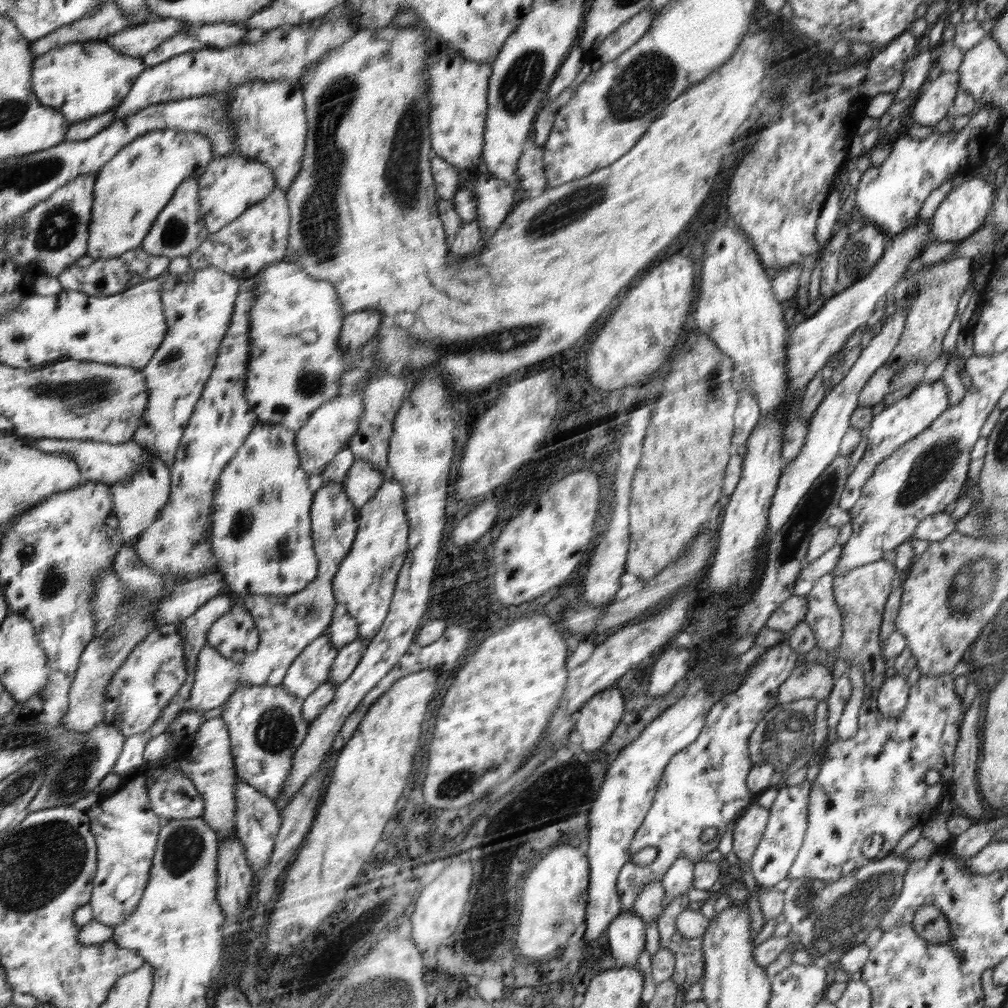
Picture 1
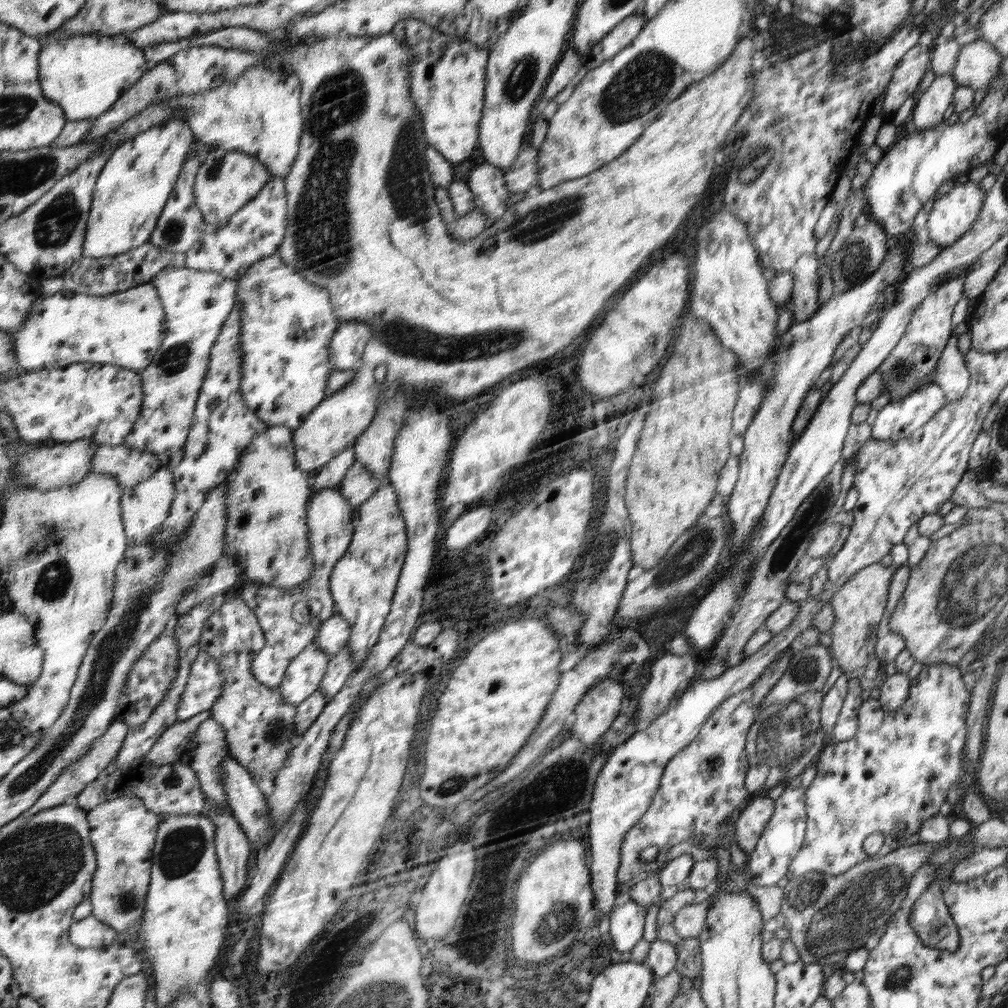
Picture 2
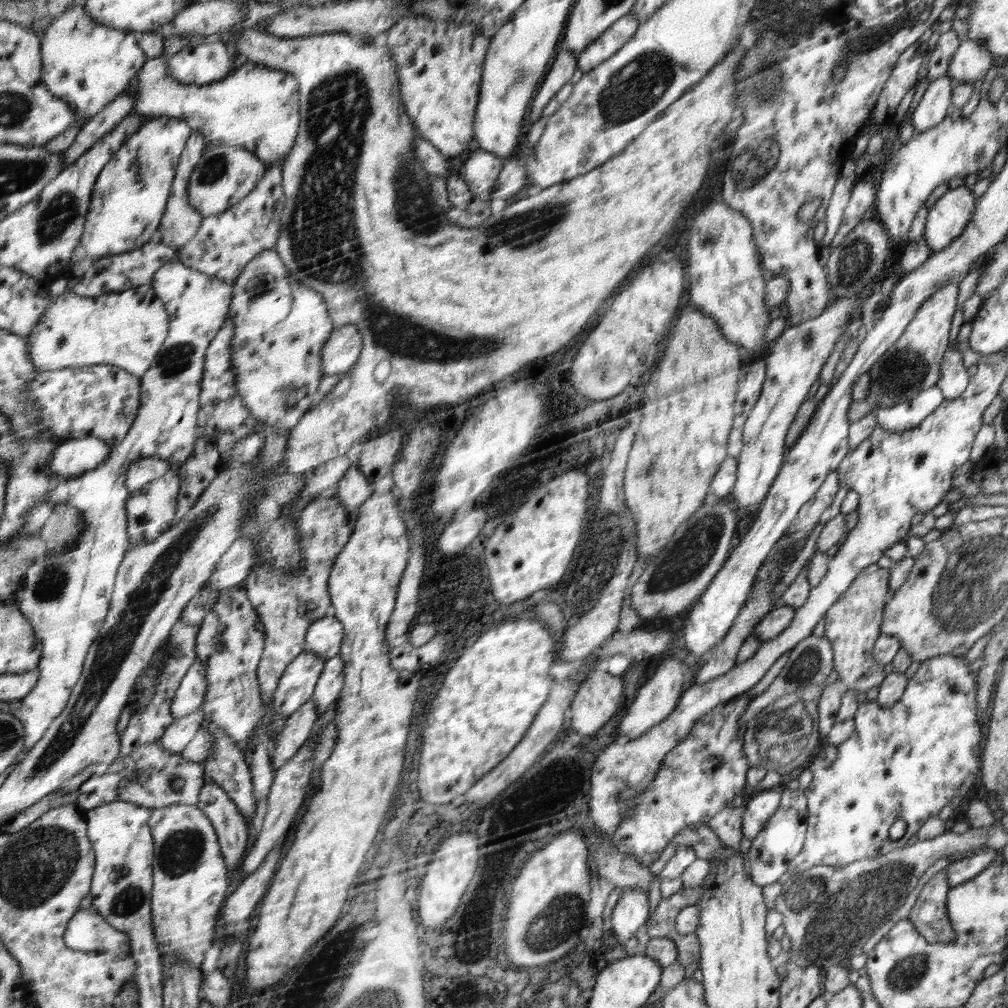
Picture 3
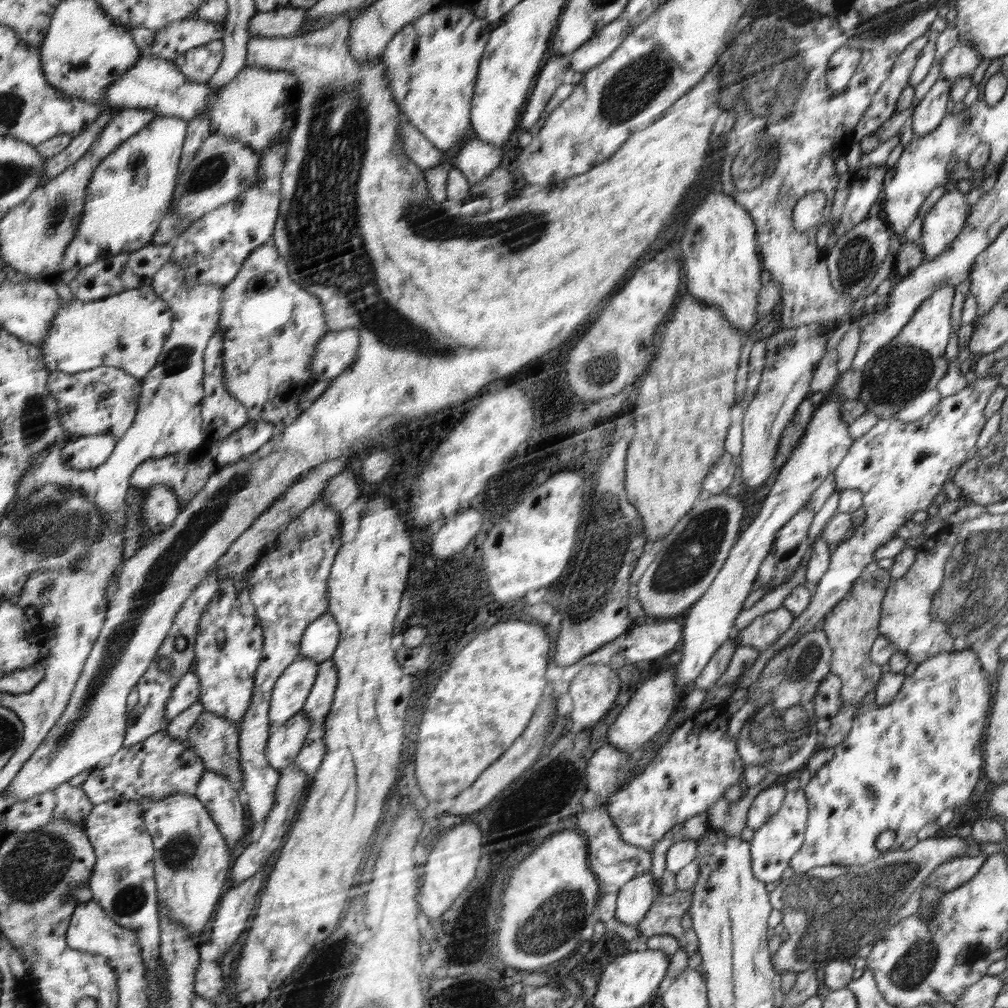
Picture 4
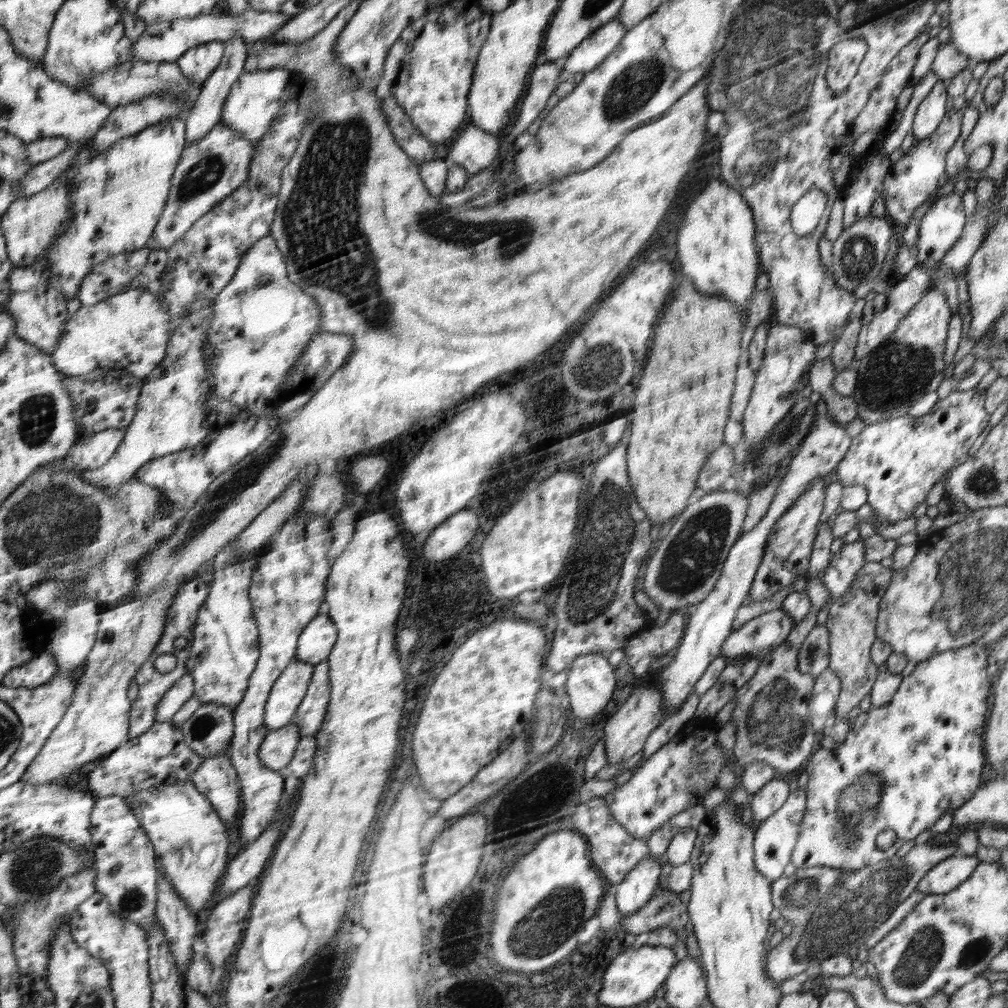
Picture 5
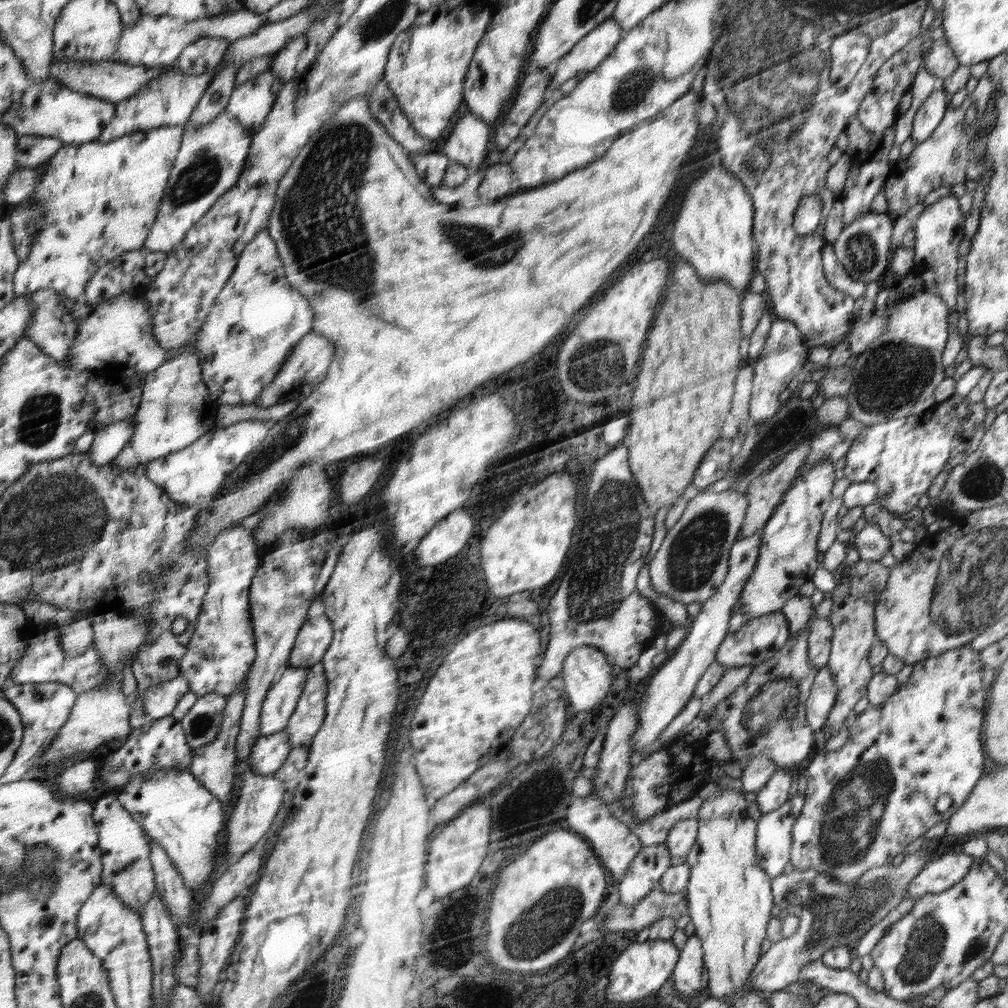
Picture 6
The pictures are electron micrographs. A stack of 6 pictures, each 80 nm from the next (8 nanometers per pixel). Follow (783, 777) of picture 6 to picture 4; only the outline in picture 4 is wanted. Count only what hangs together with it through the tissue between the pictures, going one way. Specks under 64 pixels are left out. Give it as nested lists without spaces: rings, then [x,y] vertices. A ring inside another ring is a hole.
[[[772,785],[760,791],[751,802],[747,825],[750,830],[758,830],[771,816],[774,816],[783,803],[785,794],[784,785]]]

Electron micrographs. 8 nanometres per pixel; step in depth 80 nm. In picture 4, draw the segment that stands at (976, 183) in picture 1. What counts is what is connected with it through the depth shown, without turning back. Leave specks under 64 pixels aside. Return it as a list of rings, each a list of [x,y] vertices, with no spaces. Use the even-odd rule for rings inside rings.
[[[958,189],[948,191],[924,218],[921,246],[926,261],[942,254],[960,234],[969,215],[965,194]]]

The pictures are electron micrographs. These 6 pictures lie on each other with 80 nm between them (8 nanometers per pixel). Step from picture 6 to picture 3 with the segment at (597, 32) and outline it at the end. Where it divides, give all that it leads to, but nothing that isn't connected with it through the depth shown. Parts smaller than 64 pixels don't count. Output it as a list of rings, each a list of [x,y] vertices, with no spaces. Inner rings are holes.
[[[624,15],[582,53],[576,54],[577,68],[587,73],[616,55],[616,52],[621,51],[624,44],[627,44],[628,40],[639,30],[639,23],[634,15]]]

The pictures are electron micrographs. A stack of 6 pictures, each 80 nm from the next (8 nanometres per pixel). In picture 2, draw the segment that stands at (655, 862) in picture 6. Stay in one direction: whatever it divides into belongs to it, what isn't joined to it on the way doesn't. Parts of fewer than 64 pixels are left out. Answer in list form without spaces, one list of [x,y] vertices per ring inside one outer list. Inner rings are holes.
[[[632,898],[622,907],[616,907],[610,914],[610,937],[614,949],[624,958],[629,957],[632,950],[643,939],[644,921],[647,909]]]

